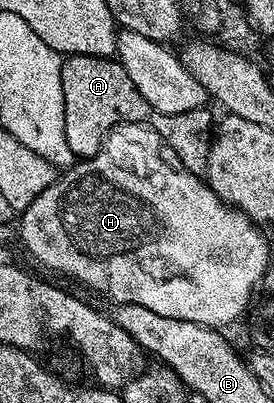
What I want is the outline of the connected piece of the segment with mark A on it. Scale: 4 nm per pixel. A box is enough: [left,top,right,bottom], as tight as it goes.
[61,53,213,174]

